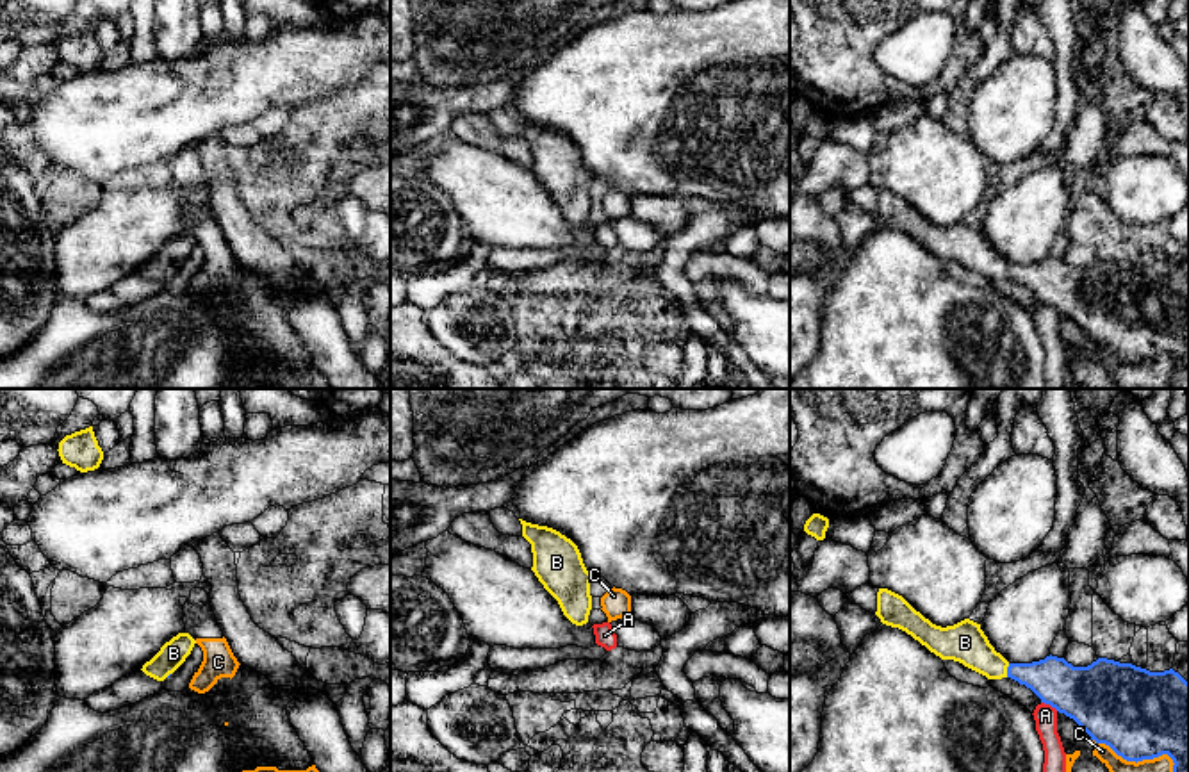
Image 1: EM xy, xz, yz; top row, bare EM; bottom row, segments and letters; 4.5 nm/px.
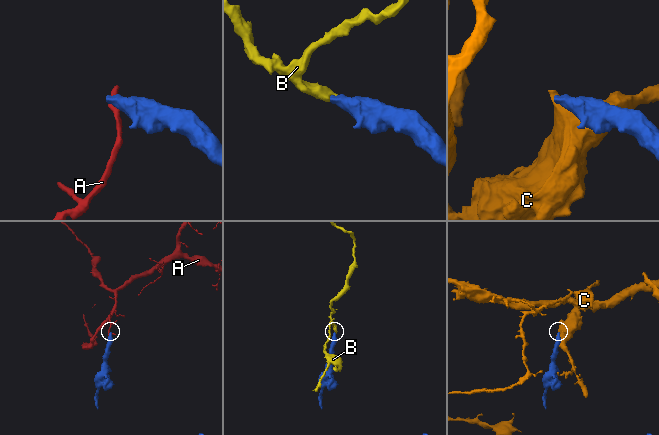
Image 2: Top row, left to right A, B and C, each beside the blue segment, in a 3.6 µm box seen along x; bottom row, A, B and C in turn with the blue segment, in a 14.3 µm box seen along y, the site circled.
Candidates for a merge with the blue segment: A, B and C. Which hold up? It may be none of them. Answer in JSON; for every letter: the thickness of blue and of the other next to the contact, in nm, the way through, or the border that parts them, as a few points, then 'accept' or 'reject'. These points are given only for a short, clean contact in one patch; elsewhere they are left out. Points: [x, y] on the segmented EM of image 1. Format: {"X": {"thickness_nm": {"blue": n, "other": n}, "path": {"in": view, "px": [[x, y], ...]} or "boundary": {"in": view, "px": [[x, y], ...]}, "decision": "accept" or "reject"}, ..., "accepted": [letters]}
{"A": {"thickness_nm": {"blue": 340, "other": 100}, "boundary": {"in": "yz", "px": [[1041, 701], [1057, 710]]}, "decision": "reject"}, "B": {"thickness_nm": {"blue": 200, "other": 190}, "path": {"in": "yz", "px": [[1056, 681], [1008, 671], [995, 667], [965, 642]]}, "decision": "accept"}, "C": {"thickness_nm": {"blue": 400, "other": 80}, "decision": "reject"}, "accepted": ["B"]}

